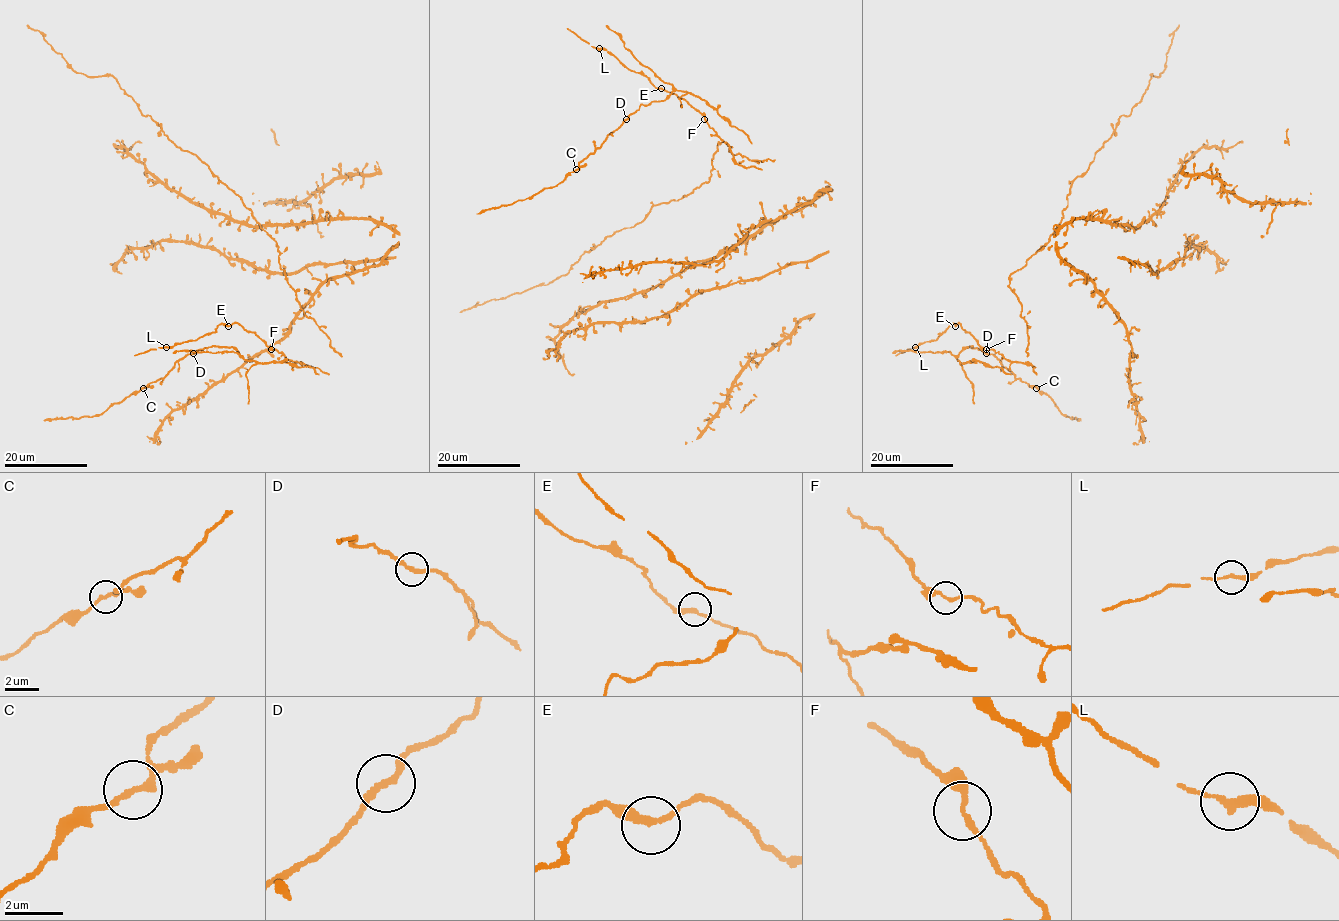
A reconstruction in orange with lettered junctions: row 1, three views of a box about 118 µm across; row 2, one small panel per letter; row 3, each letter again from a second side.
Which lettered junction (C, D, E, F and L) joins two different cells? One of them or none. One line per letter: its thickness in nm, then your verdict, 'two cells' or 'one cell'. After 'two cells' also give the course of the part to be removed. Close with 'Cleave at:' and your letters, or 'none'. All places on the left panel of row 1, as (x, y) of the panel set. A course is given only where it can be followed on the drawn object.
C: 240 nm | one cell
D: 220 nm | one cell
E: 240 nm | one cell
F: 220 nm | one cell
L: 240 nm | one cell
Cleave at: none

